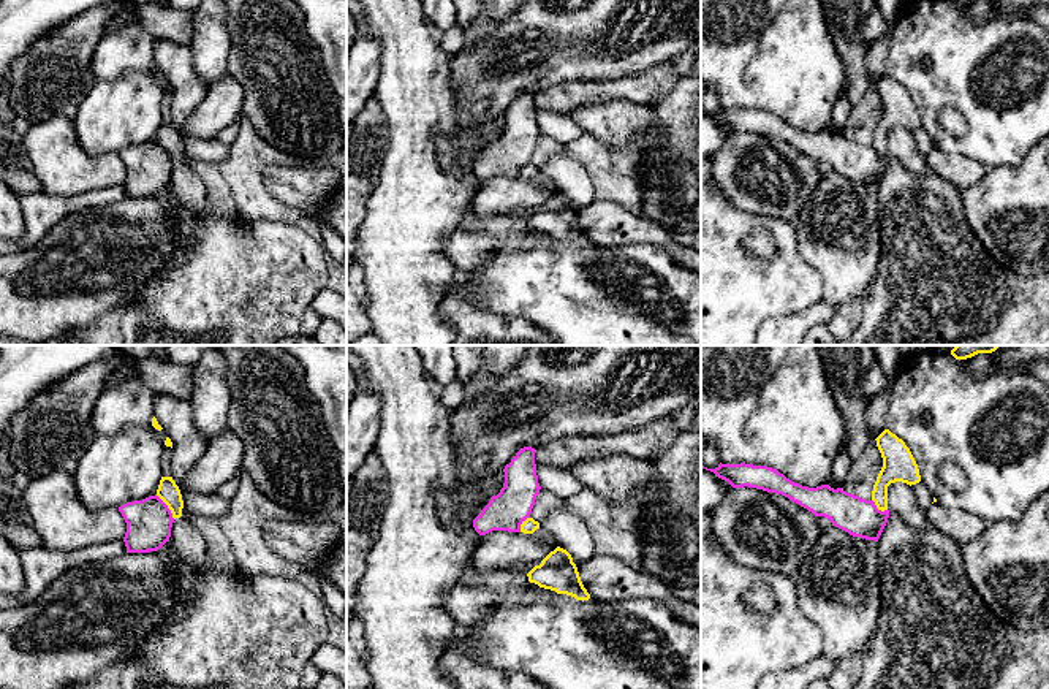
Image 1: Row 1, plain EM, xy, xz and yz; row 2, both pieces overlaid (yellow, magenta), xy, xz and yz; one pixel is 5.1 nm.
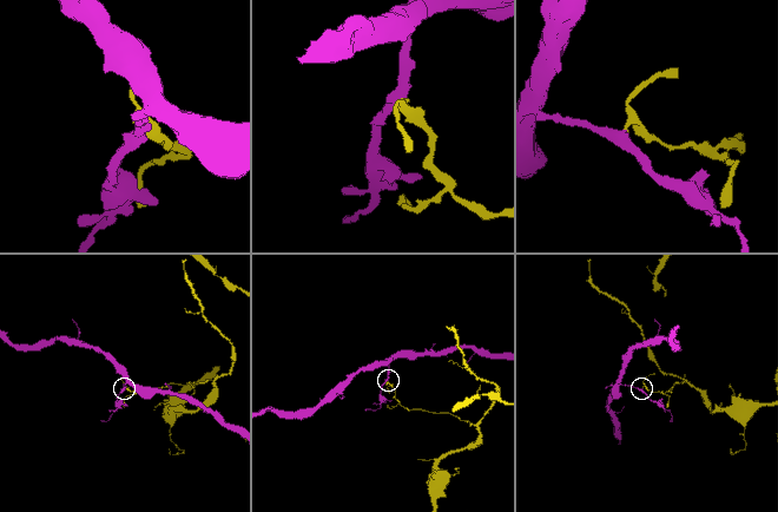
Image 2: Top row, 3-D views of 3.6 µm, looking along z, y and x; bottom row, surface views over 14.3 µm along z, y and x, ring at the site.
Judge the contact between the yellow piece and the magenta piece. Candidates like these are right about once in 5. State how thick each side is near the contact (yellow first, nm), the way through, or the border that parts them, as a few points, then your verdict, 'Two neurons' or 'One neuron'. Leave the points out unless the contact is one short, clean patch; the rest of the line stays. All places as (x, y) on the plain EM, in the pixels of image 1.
Thickness 110 nm (yellow) against 240 nm. Boundary: xy (155, 140), (174, 163). Two neurons

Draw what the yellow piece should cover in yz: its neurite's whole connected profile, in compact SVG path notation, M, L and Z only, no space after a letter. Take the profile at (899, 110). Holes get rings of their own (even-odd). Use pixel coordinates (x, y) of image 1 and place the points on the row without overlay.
M884 74L877 84L883 103L883 112L872 136L877 154L888 155L888 131L896 127L916 130L921 127L918 109L902 84Z

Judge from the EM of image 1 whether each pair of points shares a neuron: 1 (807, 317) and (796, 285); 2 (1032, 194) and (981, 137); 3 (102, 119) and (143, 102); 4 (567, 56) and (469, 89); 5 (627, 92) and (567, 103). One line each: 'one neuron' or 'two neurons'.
1: two neurons
2: two neurons
3: one neuron
4: one neuron
5: one neuron

